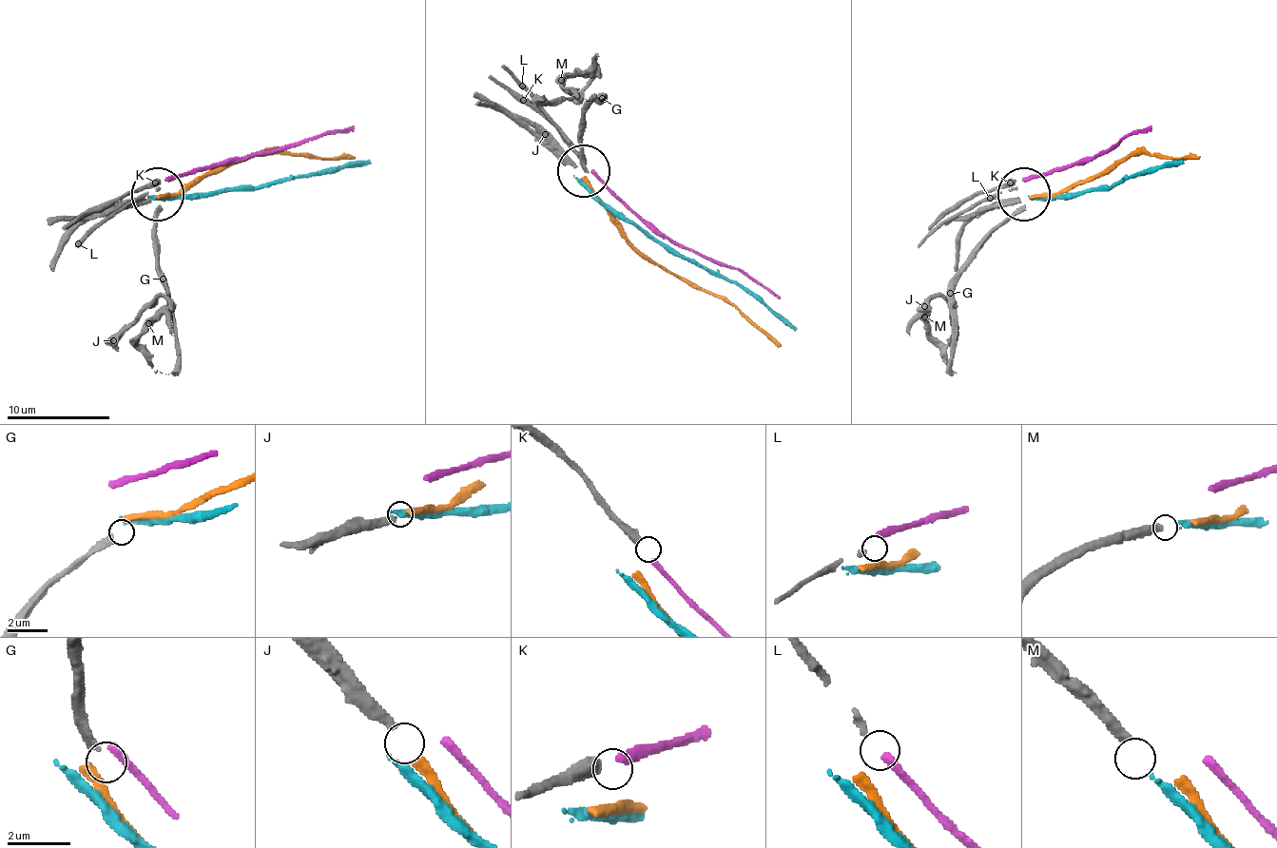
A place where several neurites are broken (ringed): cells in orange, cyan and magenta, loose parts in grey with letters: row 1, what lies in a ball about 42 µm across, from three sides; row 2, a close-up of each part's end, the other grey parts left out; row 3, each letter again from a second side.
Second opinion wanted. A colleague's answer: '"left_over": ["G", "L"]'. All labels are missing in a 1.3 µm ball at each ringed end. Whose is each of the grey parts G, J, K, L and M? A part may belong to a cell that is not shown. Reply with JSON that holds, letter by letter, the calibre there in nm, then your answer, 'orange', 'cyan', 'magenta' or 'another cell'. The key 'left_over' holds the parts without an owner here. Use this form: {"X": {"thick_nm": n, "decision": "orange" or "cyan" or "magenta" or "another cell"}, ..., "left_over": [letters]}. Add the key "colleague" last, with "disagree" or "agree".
{"G": {"thick_nm": 300, "decision": "another cell"}, "J": {"thick_nm": 320, "decision": "orange"}, "K": {"thick_nm": 440, "decision": "magenta"}, "L": {"thick_nm": 180, "decision": "another cell"}, "M": {"thick_nm": 380, "decision": "cyan"}, "left_over": ["G", "L"], "colleague": "agree"}

